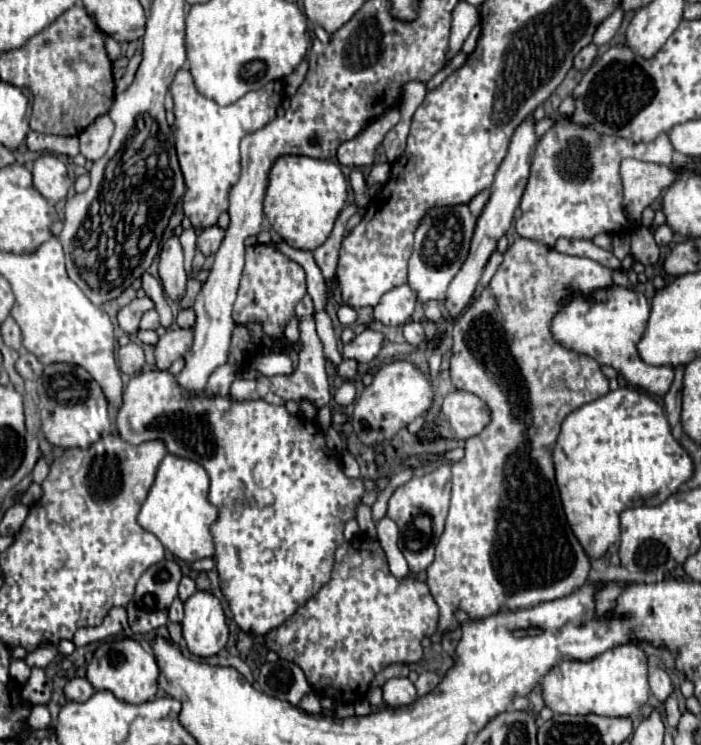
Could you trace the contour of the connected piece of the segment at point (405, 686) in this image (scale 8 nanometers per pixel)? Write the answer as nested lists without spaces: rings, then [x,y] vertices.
[[[407,677],[389,679],[389,681],[383,685],[383,701],[385,701],[385,705],[389,705],[389,707],[403,707],[403,705],[413,703],[415,699],[417,699],[415,685],[413,685]]]

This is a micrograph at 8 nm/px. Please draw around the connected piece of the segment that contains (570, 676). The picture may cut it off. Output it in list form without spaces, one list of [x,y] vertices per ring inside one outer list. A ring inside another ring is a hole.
[[[625,643],[593,657],[591,661],[561,661],[541,681],[545,705],[555,713],[629,717],[647,703],[647,655],[635,645]]]

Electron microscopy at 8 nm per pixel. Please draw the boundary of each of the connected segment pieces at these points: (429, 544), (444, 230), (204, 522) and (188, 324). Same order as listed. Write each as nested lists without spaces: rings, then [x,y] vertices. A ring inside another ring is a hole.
[[[443,463],[439,469],[413,477],[405,485],[397,487],[389,499],[387,517],[391,517],[399,527],[399,549],[403,551],[411,573],[425,571],[433,561],[433,551],[439,535],[443,533],[443,523],[449,509],[451,493],[451,465]]]
[[[445,205],[445,207],[431,207],[425,217],[421,219],[415,231],[415,245],[409,257],[409,285],[417,291],[421,303],[429,299],[443,301],[447,285],[459,271],[461,263],[469,253],[469,243],[475,229],[475,217],[471,215],[469,207],[463,205]]]
[[[167,455],[159,469],[155,483],[139,511],[137,523],[153,533],[165,549],[169,549],[177,559],[193,563],[197,559],[215,557],[215,543],[211,535],[211,525],[217,521],[219,511],[207,499],[209,493],[209,477],[205,469],[189,459],[179,459]]]
[[[183,309],[177,315],[177,325],[181,329],[191,329],[195,325],[195,311],[193,309]]]

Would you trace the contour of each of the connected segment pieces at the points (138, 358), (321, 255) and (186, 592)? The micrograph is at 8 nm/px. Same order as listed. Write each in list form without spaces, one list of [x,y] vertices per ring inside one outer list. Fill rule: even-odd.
[[[129,343],[129,345],[121,347],[117,351],[117,363],[119,363],[121,373],[127,373],[127,375],[139,373],[145,367],[145,355],[143,355],[141,345]]]
[[[347,205],[347,207],[341,211],[341,215],[339,215],[339,219],[337,219],[337,223],[335,223],[331,235],[329,235],[329,239],[327,239],[321,247],[317,247],[317,249],[313,251],[315,263],[319,265],[325,281],[335,279],[335,275],[337,275],[337,259],[339,259],[339,249],[341,249],[341,241],[343,241],[345,221],[347,221],[353,213],[357,213],[357,205]]]
[[[183,577],[181,583],[179,583],[179,599],[181,599],[181,601],[187,601],[195,591],[197,591],[197,589],[195,589],[195,581],[189,579],[189,577]]]

